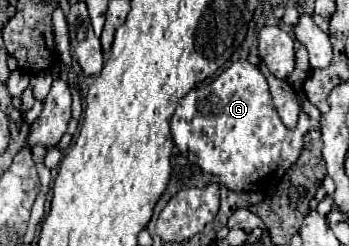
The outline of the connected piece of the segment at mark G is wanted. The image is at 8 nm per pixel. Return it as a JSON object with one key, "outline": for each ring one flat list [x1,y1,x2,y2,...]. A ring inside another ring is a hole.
{"outline":[[237,60,213,82,193,88,187,96,179,100,177,110,171,118,171,134,177,148,181,152,187,150,187,158,191,164,199,166,205,174,217,176,219,182,233,192,251,192,265,190,273,180,281,178,285,170,289,170,295,164,303,150,303,136,311,130,311,126,303,126,303,122,307,120,309,116,301,112,297,126,293,130,285,128,271,102,265,76,259,72,257,66,249,64,247,60]]}

